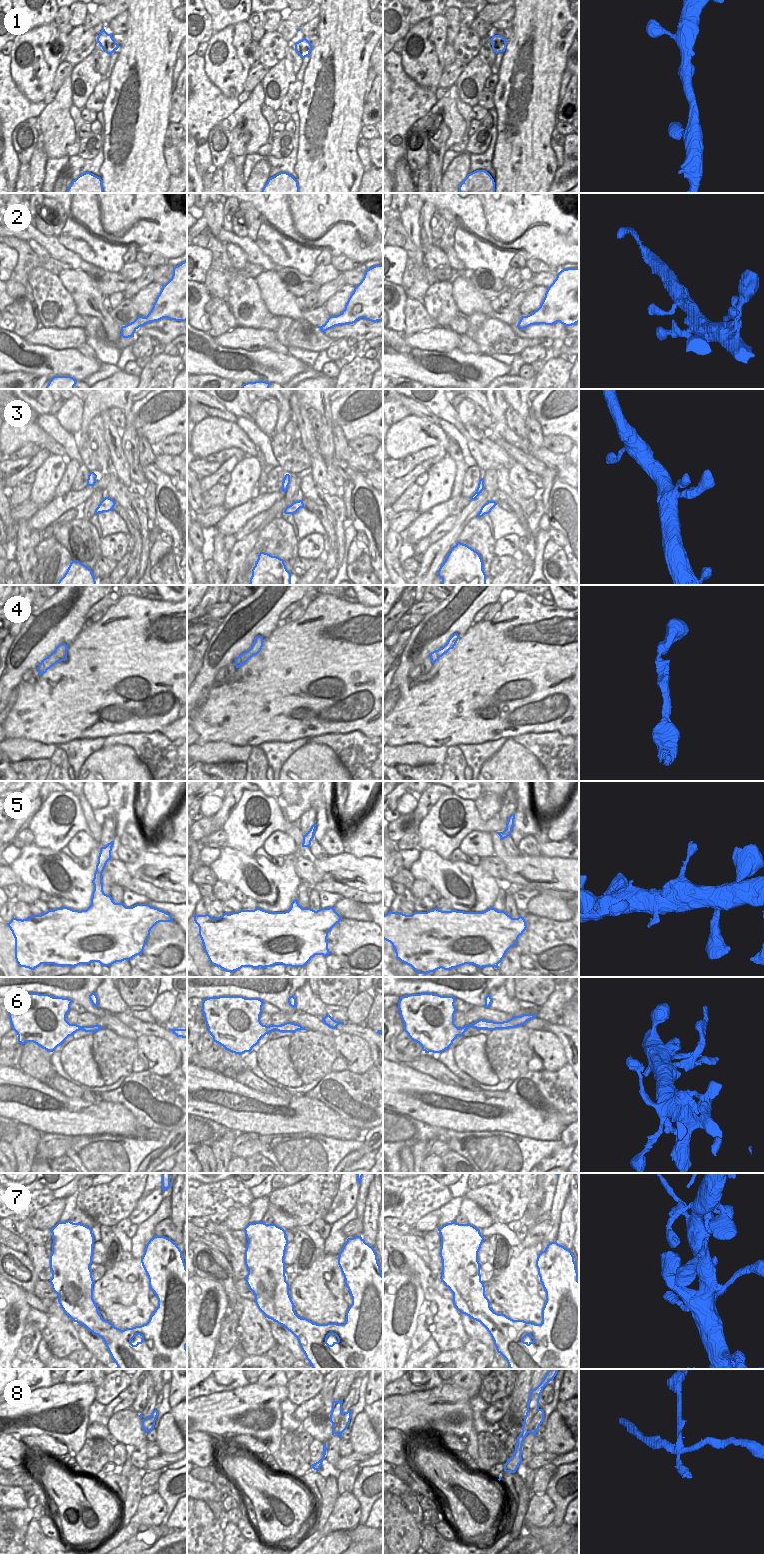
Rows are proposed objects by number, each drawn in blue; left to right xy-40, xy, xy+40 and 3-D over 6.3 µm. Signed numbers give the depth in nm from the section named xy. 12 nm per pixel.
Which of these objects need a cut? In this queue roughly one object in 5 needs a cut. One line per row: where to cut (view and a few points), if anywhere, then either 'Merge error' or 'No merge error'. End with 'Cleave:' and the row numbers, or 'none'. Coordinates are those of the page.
1: No split. No merge error
2: No split. No merge error
3: No split. No merge error
4: No split. No merge error
5: No split. No merge error
6: No split. No merge error
7: No split. No merge error
8: Split along xy+40 (539, 1409), (528, 1426), (528, 1432). Merge error
Cleave: 8.

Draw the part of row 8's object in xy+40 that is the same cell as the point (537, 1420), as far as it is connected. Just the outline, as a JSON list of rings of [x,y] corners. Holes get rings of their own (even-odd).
[[[539,1409],[528,1426],[528,1432],[536,1436],[536,1431],[544,1421],[544,1411]]]

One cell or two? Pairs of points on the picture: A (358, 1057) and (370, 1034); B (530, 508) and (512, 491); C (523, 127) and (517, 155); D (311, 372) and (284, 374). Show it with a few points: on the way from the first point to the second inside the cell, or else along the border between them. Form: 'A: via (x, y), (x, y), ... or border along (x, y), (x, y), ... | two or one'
A: border along (345, 1032), (359, 1036), (366, 1043), (372, 1059) | two
B: via (526, 504), (516, 495) | one
C: via (523, 134), (522, 148) | one
D: border along (309, 366), (291, 378) | two

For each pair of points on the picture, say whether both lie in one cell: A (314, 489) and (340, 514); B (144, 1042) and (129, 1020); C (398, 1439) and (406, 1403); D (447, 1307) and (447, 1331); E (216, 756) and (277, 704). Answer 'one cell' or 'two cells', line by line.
A: one cell
B: two cells
C: two cells
D: one cell
E: two cells

